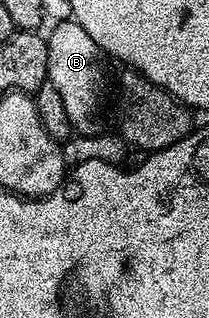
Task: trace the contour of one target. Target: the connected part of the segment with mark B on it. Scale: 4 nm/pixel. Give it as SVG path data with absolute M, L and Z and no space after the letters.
M72 19L61 21L50 33L47 33L47 78L48 84L59 91L63 99L63 107L67 111L67 119L73 124L74 130L80 136L100 134L101 126L101 80L105 73L101 70L103 54L101 48L83 31L79 22Z

